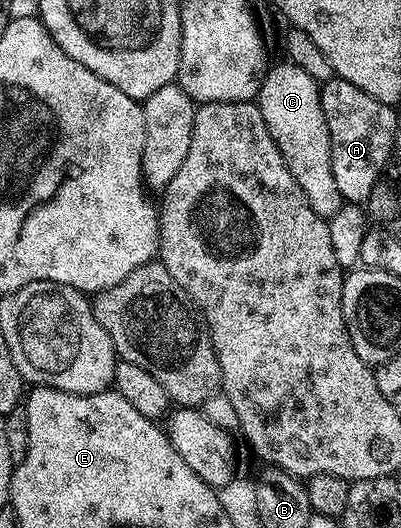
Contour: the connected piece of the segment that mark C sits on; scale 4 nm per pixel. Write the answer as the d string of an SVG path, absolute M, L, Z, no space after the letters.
M272 63L263 77L257 97L261 118L265 118L265 126L273 142L277 142L277 150L281 150L281 158L285 158L285 166L289 166L289 174L293 174L293 178L297 178L297 186L305 190L309 206L313 206L319 216L330 218L337 214L345 201L333 178L329 126L325 126L325 110L321 110L319 97L321 84L309 78L301 66L282 63Z

